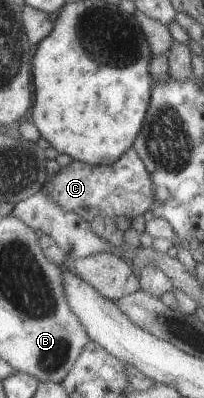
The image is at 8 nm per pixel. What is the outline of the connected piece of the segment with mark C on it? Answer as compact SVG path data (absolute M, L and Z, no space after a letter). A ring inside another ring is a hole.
M134 148L127 150L117 162L110 165L90 165L73 160L52 175L42 191L65 211L75 211L88 221L95 220L97 216L113 219L119 215L131 220L145 210L151 211L156 197L149 169Z

